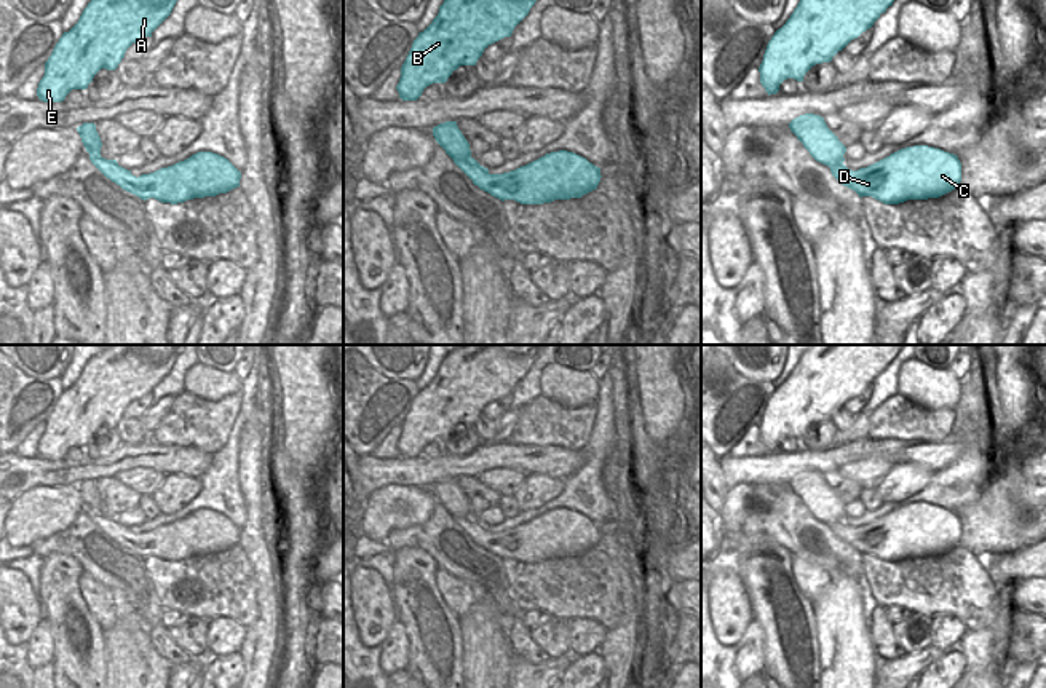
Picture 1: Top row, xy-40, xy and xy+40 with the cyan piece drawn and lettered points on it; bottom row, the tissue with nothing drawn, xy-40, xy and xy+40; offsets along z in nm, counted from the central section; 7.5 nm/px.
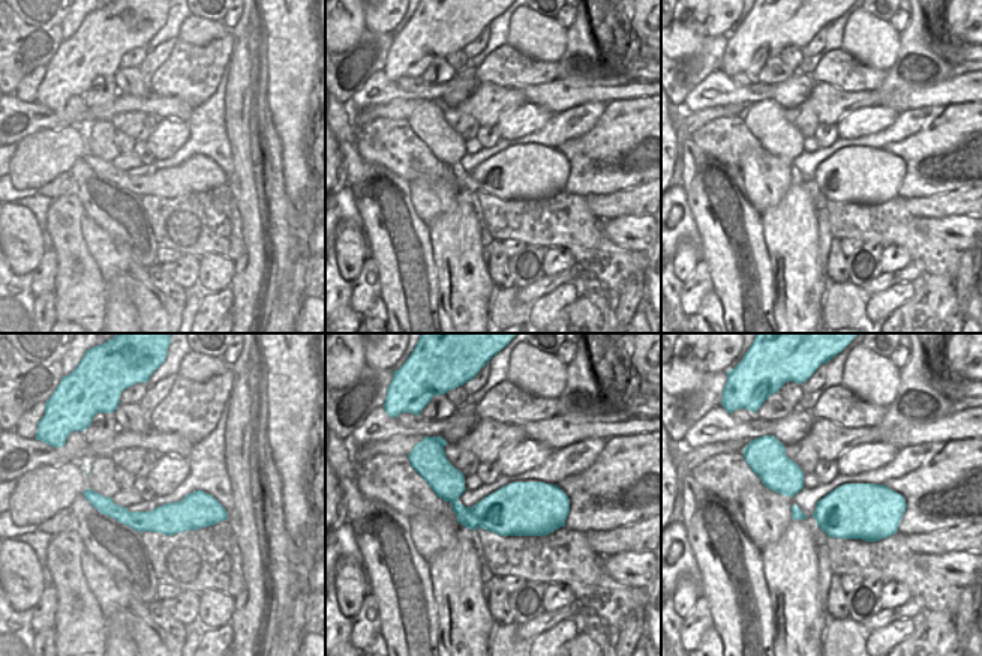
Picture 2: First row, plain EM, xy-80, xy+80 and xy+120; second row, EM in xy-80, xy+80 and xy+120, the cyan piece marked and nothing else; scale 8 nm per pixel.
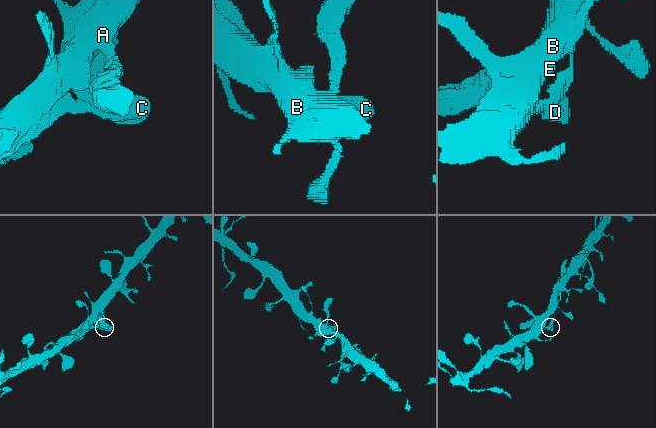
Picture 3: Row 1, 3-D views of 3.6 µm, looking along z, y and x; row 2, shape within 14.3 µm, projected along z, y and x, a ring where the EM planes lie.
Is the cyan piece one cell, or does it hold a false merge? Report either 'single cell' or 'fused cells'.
single cell

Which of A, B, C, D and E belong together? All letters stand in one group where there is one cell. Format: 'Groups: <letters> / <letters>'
Groups: A B C D E

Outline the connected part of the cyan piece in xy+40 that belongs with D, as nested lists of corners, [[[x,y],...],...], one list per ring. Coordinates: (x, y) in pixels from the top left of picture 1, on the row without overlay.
[[[800,473],[789,485],[816,519],[829,524],[832,533],[861,556],[872,554],[885,562],[899,562],[907,557],[939,556],[961,540],[958,514],[941,506],[905,504],[867,525],[851,528],[843,522],[846,504],[822,474]]]

